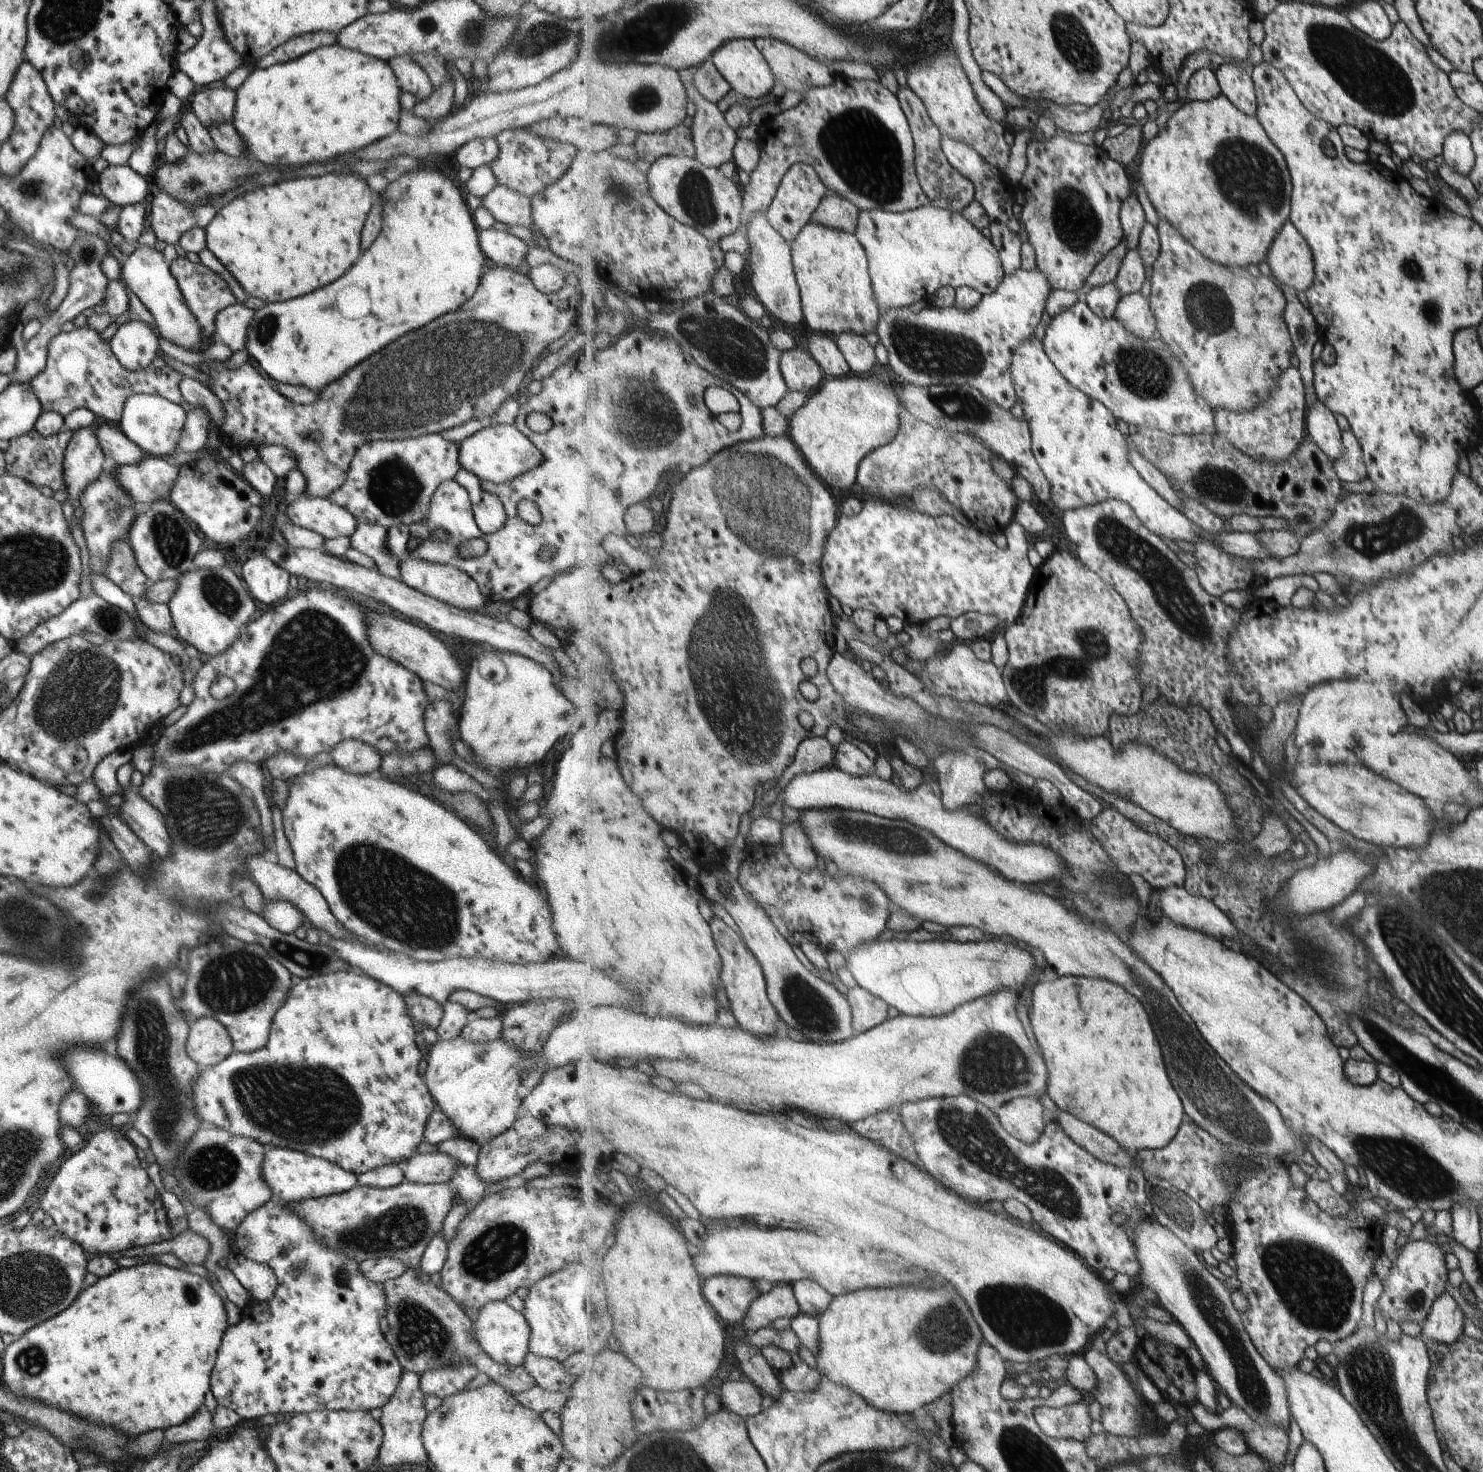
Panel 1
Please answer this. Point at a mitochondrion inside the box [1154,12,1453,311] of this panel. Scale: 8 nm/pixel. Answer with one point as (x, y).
(1373, 78)

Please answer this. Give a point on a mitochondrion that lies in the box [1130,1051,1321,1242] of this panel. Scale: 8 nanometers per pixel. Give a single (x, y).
(1183, 1217)

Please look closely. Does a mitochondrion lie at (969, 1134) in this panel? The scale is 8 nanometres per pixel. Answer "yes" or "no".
yes

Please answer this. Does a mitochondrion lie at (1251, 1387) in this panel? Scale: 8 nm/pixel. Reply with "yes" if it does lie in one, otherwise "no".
yes

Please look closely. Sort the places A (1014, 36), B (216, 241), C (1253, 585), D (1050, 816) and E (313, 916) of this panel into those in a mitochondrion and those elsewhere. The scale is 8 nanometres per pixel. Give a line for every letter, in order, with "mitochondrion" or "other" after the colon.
A: other
B: other
C: other
D: other
E: other

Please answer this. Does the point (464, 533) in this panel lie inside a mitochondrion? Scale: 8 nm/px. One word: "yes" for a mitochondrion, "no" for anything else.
no

